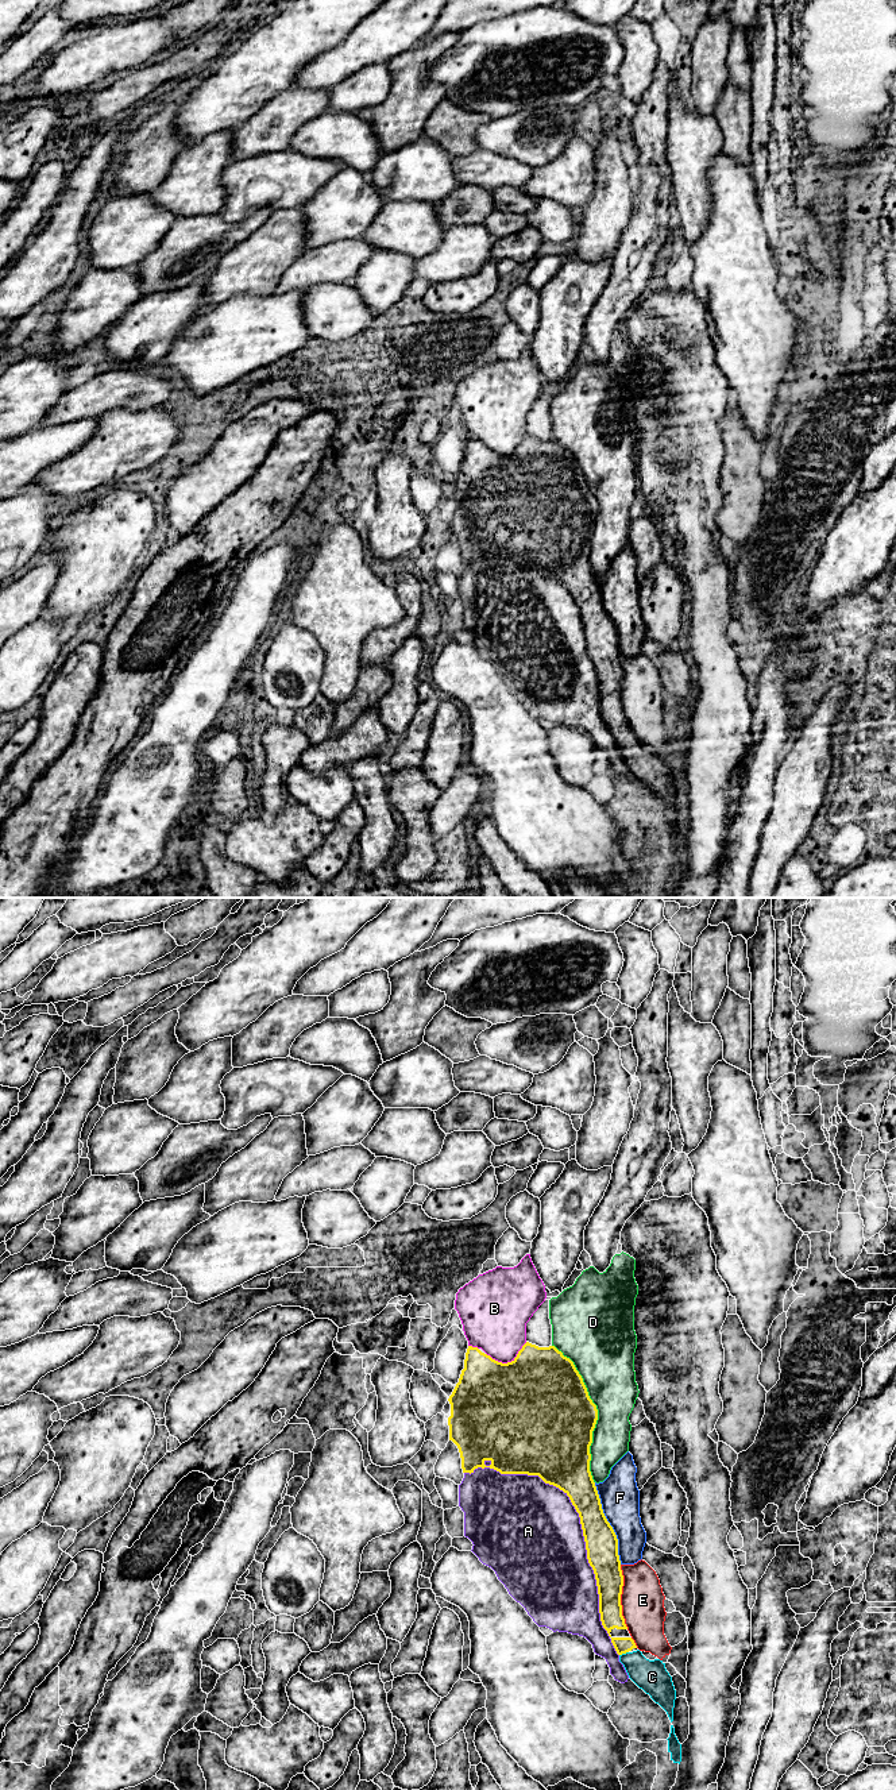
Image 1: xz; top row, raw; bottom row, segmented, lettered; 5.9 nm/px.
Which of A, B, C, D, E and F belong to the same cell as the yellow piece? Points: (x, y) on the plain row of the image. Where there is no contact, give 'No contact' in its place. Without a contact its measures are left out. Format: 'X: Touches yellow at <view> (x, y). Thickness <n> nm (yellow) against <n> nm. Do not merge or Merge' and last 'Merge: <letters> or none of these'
A: Touches yellow at xz (579, 608). Thickness 220 nm (yellow) against 480 nm. Do not merge
B: Touches yellow at xz (508, 455). Thickness 500 nm (yellow) against 360 nm. Do not merge
C: Touches yellow at xz (624, 745). Thickness 130 nm (yellow) against 190 nm. Merge
D: Touches yellow at xz (597, 505). Thickness 480 nm (yellow) against 320 nm. Do not merge
E: Touches yellow at xz (620, 690). Thickness 180 nm (yellow) against 260 nm. Do not merge
F: Touches yellow at xz (609, 616). Thickness 190 nm (yellow) against 240 nm. Do not merge
Merge: C

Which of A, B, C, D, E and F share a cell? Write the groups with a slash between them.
A / B / C / D / E / F

